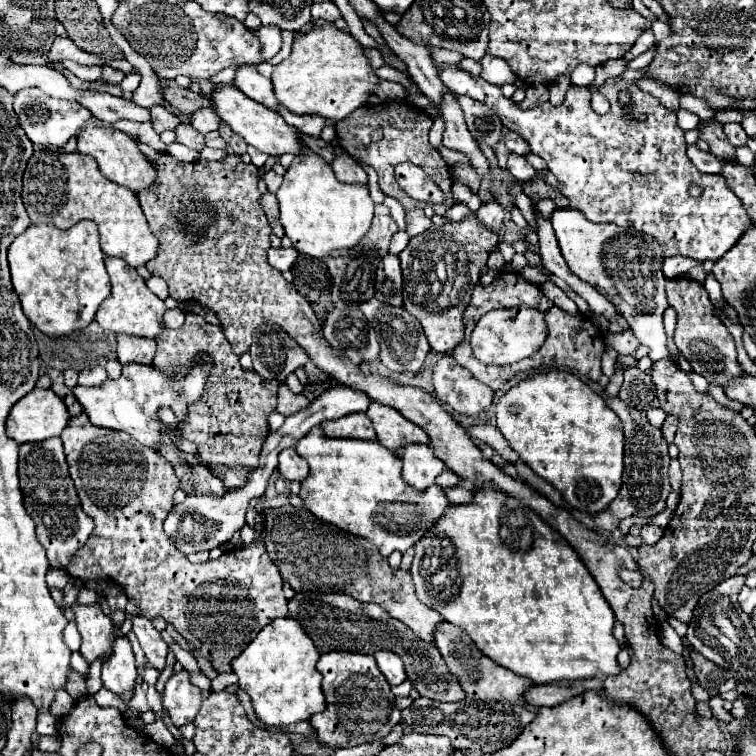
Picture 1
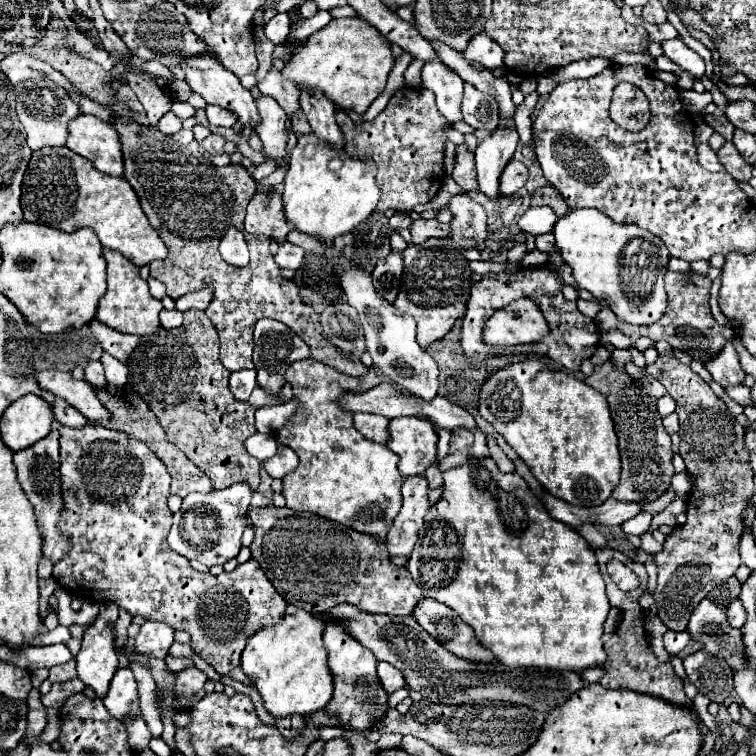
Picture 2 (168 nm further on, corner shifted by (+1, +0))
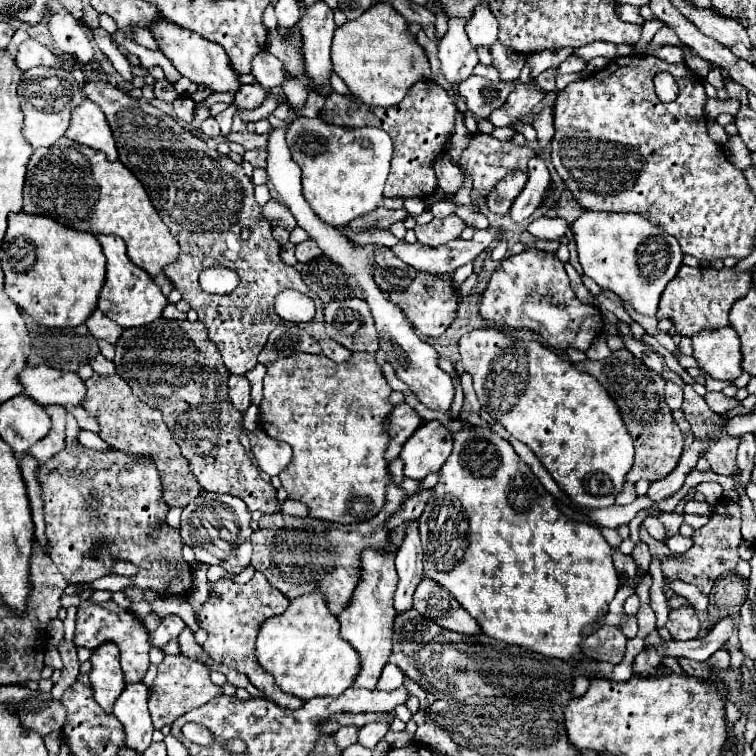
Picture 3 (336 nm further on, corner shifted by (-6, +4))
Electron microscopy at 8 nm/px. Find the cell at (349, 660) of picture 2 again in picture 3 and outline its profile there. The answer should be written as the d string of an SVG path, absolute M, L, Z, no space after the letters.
M389 543L385 547L387 553L377 553L375 549L365 549L363 551L363 561L361 561L361 581L355 589L355 597L351 603L337 615L341 623L341 637L355 649L359 651L361 659L361 671L353 681L353 687L365 687L365 689L375 689L377 681L381 677L381 671L387 663L387 657L391 653L391 635L393 635L393 593L397 585L397 571L393 565L395 557L395 547Z

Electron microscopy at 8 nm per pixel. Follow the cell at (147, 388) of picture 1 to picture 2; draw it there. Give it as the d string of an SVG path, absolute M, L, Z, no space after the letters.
M38 371L34 377L40 389L68 401L68 405L78 409L88 421L108 419L108 411L104 405L100 405L94 387L90 387L86 381L76 381L70 373L62 371Z

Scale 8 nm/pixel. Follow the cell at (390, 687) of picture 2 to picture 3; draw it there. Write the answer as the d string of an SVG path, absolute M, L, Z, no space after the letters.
M387 663L385 669L383 669L383 673L381 673L381 679L377 683L377 689L381 689L381 691L399 689L403 685L403 681L405 681L405 673L397 665Z

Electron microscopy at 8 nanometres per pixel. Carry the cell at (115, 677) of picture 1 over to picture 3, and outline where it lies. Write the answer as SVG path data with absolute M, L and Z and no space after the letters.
M145 683L125 685L123 693L117 697L113 713L125 727L127 747L143 753L151 745L151 735L155 731L151 723L151 713L147 707L149 689Z

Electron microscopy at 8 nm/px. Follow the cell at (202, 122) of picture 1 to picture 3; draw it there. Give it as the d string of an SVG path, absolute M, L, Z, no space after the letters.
M259 83L243 85L241 91L237 91L233 105L237 107L237 111L251 111L251 109L257 109L265 101L267 95L269 91L263 89Z

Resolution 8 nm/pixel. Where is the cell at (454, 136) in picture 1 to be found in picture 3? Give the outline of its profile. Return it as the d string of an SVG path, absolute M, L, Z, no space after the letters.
M449 21L449 29L439 41L437 55L441 63L441 75L451 85L457 85L467 77L471 77L479 59L477 59L475 47L471 47L471 43L467 41L463 21Z

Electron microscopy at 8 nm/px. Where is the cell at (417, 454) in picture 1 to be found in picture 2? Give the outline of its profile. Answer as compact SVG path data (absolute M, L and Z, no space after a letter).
M424 475L408 477L402 485L402 507L398 515L392 521L392 527L388 531L386 547L392 555L404 555L408 557L414 549L414 543L418 539L418 531L422 529L424 515L430 509L428 503L428 485Z

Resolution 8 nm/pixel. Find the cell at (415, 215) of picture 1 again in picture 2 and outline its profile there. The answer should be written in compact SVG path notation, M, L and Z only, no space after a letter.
M416 219L410 225L410 233L412 233L412 243L414 245L422 245L430 237L448 237L450 231L452 231L450 225L438 223L436 219L430 219L430 221Z

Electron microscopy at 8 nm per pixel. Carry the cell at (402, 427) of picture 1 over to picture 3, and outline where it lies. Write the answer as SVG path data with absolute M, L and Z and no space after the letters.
M425 421L405 441L401 459L405 461L405 477L423 479L439 471L453 449L453 435L439 421Z

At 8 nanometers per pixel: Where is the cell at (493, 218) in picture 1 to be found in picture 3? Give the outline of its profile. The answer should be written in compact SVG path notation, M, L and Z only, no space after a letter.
M517 79L517 87L513 93L509 93L505 105L501 109L495 109L491 113L491 123L495 127L511 127L515 131L513 139L509 139L513 145L525 145L525 137L515 129L515 121L523 121L527 117L527 113L543 99L545 95L537 89L535 81L531 81L529 85L523 85Z

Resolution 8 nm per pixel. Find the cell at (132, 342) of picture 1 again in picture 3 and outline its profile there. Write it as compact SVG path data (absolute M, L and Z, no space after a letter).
M95 309L93 311L93 315L85 321L85 325L89 327L89 331L91 331L91 335L95 337L95 339L101 339L101 341L107 341L107 343L117 343L119 341L119 337L123 335L123 327L119 327L119 325L115 325L109 317L105 317L99 309Z

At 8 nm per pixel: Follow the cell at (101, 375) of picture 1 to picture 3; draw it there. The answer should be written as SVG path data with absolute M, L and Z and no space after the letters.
M101 353L95 355L95 357L89 361L89 365L91 365L93 371L99 373L99 375L113 375L113 373L115 373L115 365L113 365L113 361L105 359Z

